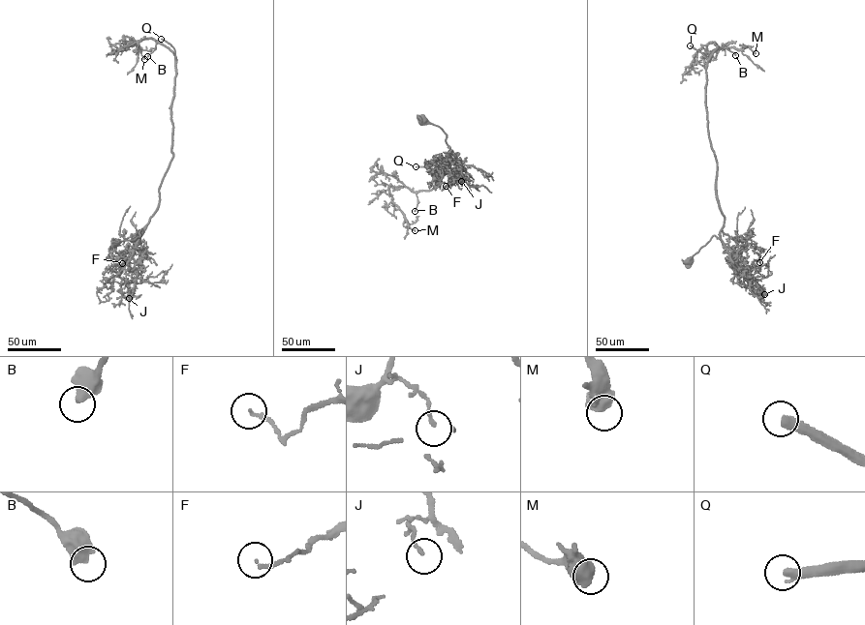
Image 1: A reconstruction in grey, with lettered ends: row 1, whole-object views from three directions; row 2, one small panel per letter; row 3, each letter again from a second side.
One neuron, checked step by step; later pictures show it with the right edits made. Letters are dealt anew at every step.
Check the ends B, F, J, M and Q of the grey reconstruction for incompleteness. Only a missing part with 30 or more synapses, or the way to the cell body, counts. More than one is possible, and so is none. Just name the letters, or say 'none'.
Q

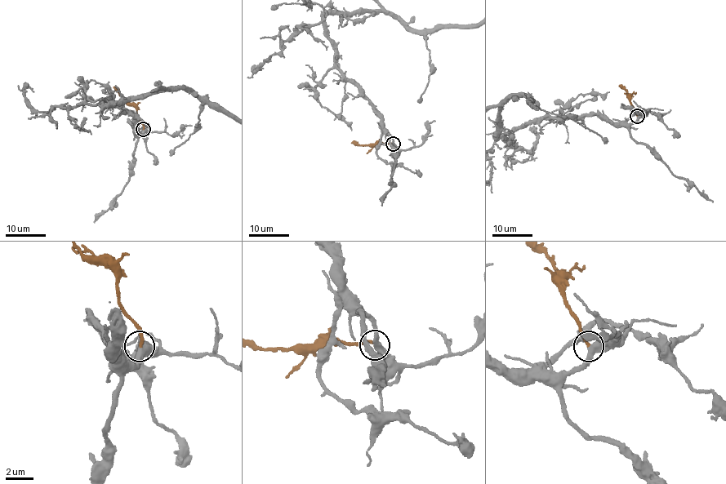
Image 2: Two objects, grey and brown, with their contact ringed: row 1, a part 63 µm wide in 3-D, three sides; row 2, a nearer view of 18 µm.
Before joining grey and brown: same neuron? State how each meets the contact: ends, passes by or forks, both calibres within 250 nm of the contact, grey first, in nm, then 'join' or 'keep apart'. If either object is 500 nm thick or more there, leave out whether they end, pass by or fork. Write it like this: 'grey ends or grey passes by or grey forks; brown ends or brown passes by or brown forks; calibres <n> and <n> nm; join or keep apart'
grey passes by; brown ends; calibres 440 and 240 nm; join

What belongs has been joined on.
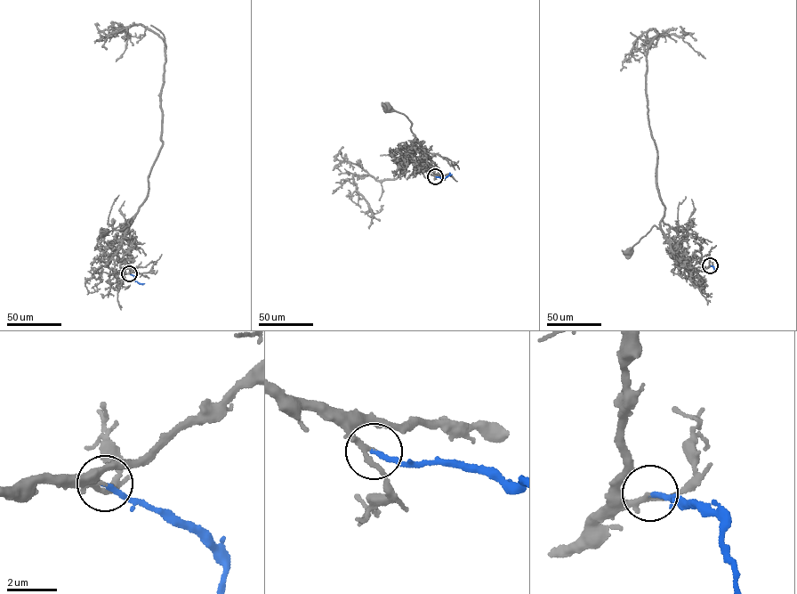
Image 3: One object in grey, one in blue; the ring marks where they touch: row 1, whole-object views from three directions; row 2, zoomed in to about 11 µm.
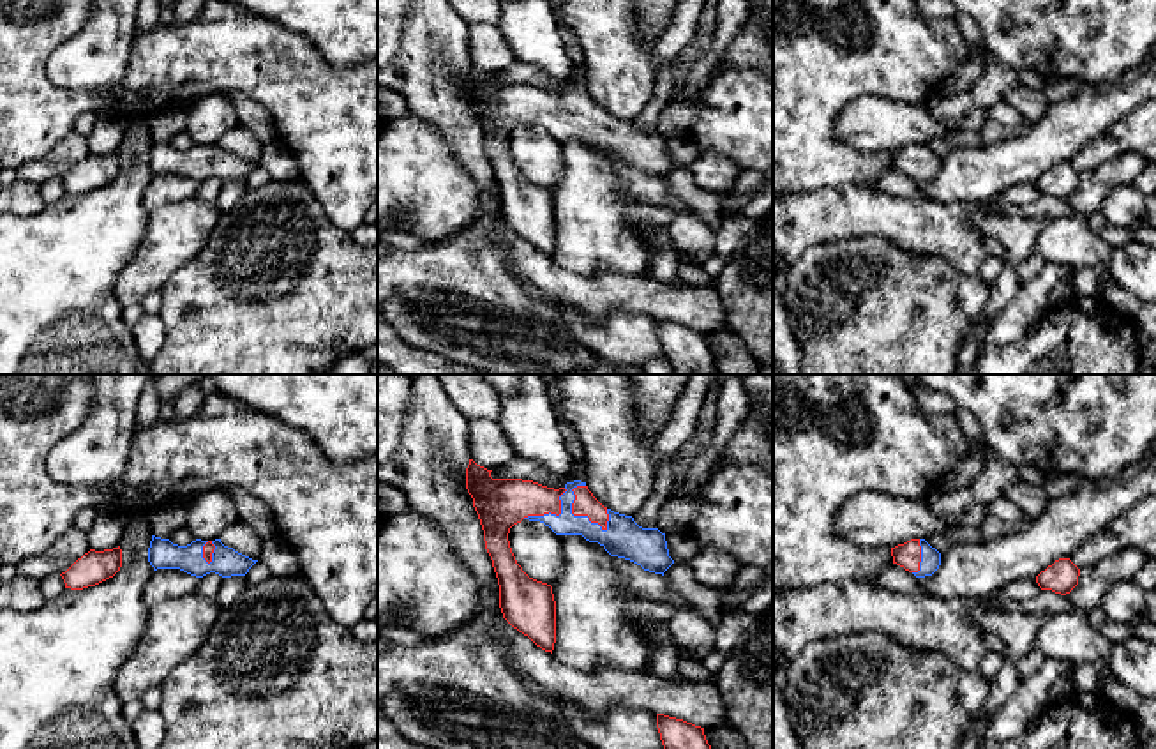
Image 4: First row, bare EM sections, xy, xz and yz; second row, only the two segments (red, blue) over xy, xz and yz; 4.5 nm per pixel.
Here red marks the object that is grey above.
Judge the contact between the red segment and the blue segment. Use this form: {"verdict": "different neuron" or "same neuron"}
{"verdict": "same neuron"}

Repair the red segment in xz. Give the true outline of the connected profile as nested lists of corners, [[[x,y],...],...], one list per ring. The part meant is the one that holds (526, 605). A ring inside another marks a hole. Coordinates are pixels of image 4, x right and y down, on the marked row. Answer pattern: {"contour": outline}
{"contour": [[[469,459],[466,489],[498,578],[499,608],[514,629],[545,652],[552,654],[556,643],[556,601],[551,585],[529,578],[517,564],[508,541],[514,525],[529,519],[544,523],[556,535],[582,535],[611,556],[662,576],[674,564],[665,533],[604,507],[586,482],[574,480],[554,489],[533,480],[492,479],[491,472]]]}

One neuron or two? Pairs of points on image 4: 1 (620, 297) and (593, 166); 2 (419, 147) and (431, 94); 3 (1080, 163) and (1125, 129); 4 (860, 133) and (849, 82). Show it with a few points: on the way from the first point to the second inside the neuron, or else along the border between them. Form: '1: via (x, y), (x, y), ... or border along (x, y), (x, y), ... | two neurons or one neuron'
1: border along (572, 272), (586, 276), (643, 274) | two neurons
2: border along (408, 112), (431, 124), (450, 152) | two neurons
3: via (1093, 154), (1119, 142) | one neuron
4: border along (895, 101), (858, 96), (835, 119), (832, 133) | two neurons

